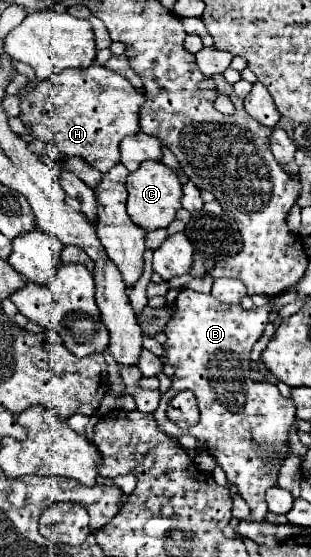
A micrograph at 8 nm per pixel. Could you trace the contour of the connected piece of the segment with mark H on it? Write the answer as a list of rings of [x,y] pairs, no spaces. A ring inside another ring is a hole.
[[[98,63],[88,69],[64,69],[40,81],[32,91],[20,93],[20,99],[20,119],[34,139],[40,139],[46,149],[56,149],[66,159],[80,157],[102,173],[120,161],[120,141],[140,131],[138,113],[144,105],[144,93]]]

